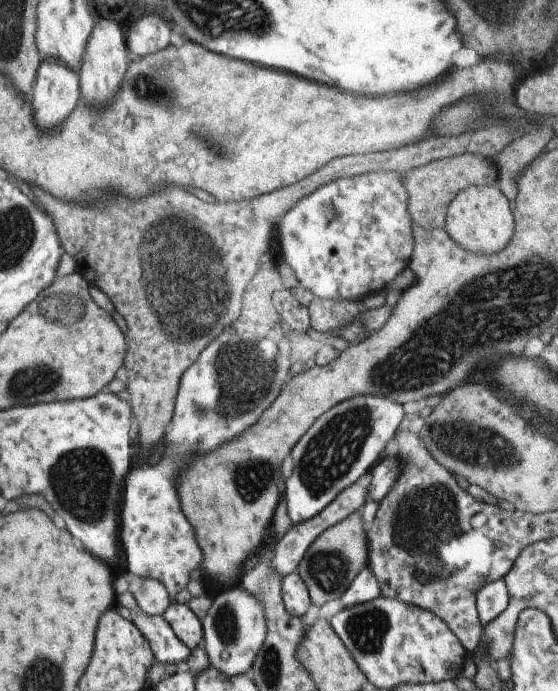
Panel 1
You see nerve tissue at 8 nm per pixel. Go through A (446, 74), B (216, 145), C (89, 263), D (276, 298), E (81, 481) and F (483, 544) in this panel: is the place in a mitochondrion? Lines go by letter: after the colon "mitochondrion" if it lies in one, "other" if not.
A: other
B: mitochondrion
C: other
D: other
E: mitochondrion
F: other

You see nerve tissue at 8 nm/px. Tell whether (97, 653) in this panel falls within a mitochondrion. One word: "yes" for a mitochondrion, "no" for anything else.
no

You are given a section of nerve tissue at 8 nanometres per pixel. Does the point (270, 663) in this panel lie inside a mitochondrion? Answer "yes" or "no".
yes

